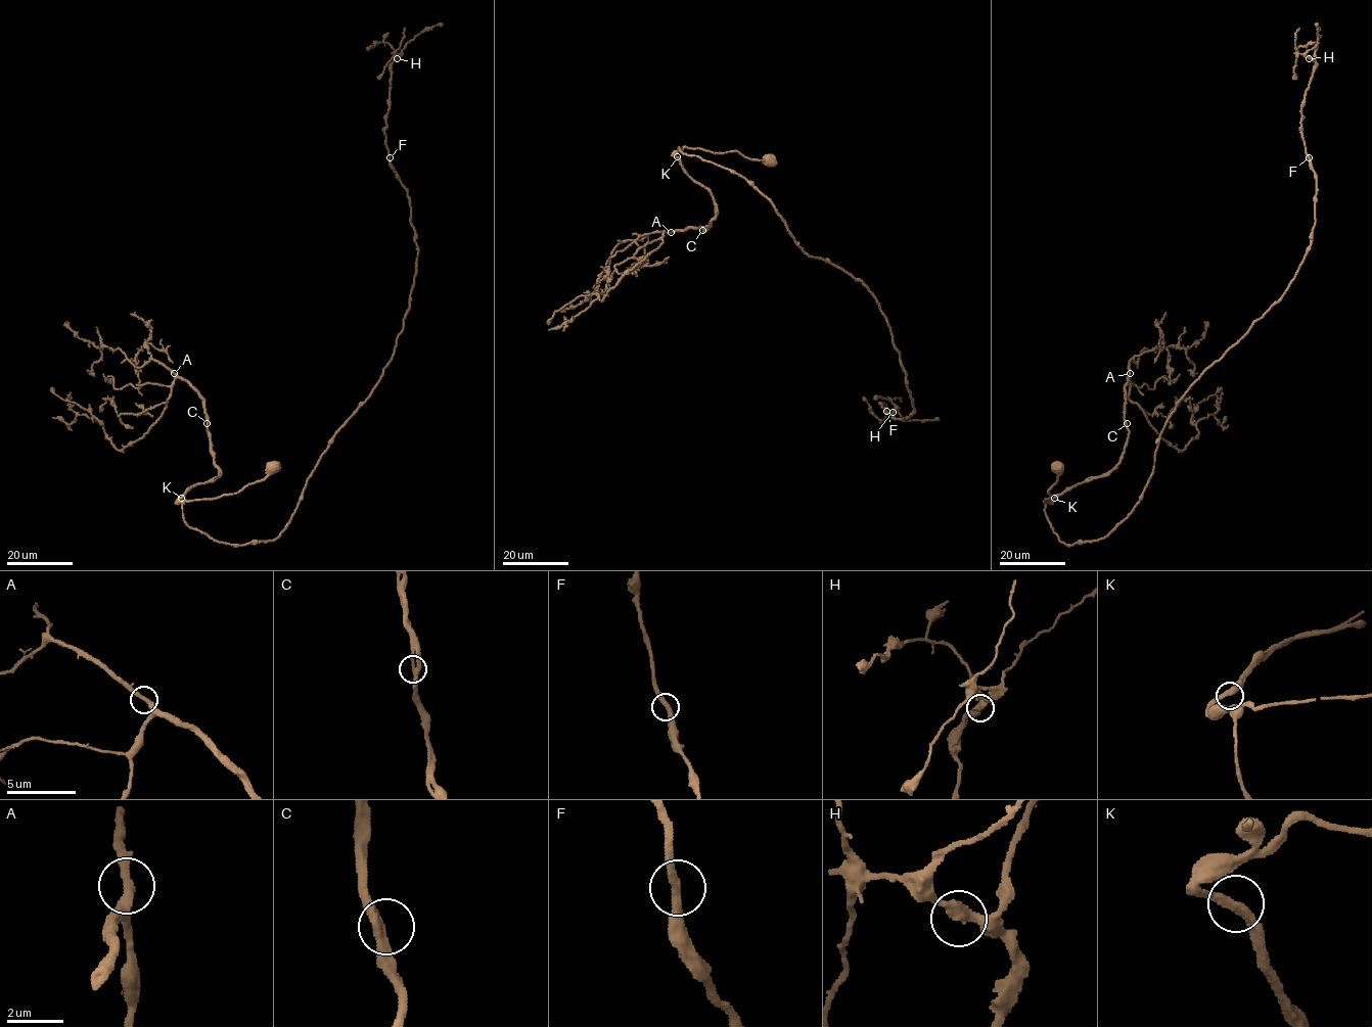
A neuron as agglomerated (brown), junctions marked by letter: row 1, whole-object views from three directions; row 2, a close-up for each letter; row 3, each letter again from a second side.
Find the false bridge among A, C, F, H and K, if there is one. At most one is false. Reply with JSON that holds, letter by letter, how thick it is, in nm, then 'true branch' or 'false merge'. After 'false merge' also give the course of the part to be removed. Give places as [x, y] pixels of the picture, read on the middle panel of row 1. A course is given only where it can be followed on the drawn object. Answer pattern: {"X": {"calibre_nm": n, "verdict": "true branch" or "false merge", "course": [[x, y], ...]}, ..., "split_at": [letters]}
{"A": {"calibre_nm": 320, "verdict": "true branch"}, "C": {"calibre_nm": 340, "verdict": "true branch"}, "F": {"calibre_nm": 320, "verdict": "true branch"}, "H": {"calibre_nm": 360, "verdict": "true branch"}, "K": {"calibre_nm": 320, "verdict": "true branch"}, "split_at": []}

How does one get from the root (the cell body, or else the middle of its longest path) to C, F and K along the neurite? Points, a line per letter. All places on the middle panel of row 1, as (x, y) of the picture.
C: (767, 160), (699, 147), (685, 147), (673, 155), (714, 199), (716, 217), (702, 230)
F: (767, 160), (679, 147), (741, 175), (808, 255), (869, 290), (900, 353), (914, 409), (904, 418), (886, 411)
K: (767, 160), (745, 157), (737, 151), (714, 152), (685, 147), (673, 155), (677, 156)

